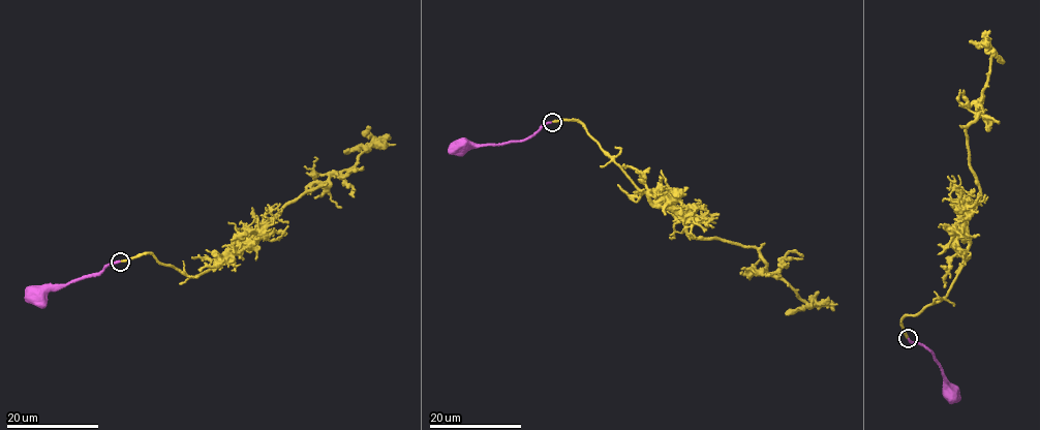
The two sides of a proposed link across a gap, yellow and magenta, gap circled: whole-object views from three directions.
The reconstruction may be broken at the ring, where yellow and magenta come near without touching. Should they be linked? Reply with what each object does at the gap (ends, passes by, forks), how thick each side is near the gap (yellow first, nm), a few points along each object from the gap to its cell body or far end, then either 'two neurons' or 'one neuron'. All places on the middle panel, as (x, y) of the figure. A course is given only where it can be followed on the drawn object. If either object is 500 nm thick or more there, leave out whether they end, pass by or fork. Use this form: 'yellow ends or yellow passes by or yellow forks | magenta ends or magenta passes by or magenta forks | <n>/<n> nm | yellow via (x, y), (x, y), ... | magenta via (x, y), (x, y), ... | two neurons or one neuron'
yellow ends | magenta ends | 260/240 nm | yellow via (553, 121), (578, 120), (690, 236), (754, 246), (767, 272), (797, 296), (812, 304), (819, 290) | magenta via (551, 122), (523, 140), (456, 146) | one neuron

